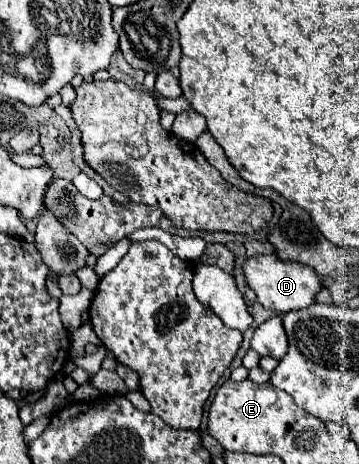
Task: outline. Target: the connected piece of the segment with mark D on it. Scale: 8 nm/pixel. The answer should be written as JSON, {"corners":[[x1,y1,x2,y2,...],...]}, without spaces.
{"corners":[[275,254,249,256,243,264,243,274,247,286,257,294,259,304,279,314,311,306,311,302,315,302,315,294,321,290,321,280,319,276,315,276,315,272,311,272,311,268,303,268,303,264,287,264]]}

